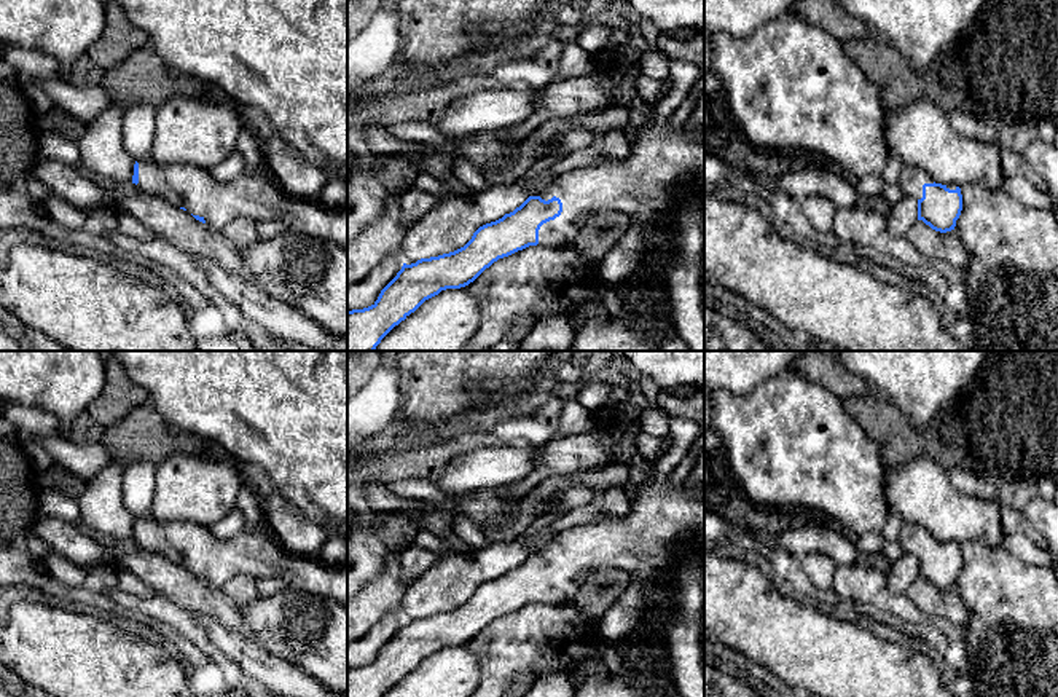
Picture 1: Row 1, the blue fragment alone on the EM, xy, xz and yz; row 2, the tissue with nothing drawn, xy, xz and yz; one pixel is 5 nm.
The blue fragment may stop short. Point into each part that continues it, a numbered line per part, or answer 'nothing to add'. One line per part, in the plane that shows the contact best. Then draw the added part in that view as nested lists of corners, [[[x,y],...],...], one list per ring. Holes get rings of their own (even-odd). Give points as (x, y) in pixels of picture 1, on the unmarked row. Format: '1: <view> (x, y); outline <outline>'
1: xz (665, 517); outline [[[652,475],[639,486],[625,518],[613,518],[602,509],[594,523],[561,531],[545,547],[532,552],[545,558],[556,553],[562,560],[561,573],[540,584],[539,601],[570,603],[591,573],[607,568],[625,569],[642,579],[652,592],[668,595],[688,544],[696,544],[704,553],[704,496],[687,480],[672,483],[669,475],[664,478]]]

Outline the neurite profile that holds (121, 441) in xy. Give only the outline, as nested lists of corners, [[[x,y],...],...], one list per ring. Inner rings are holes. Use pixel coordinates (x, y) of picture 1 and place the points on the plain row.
[[[151,402],[105,427],[100,443],[107,448],[110,461],[123,469],[134,463],[156,466],[175,453],[204,459],[231,459],[218,442],[170,427]]]

